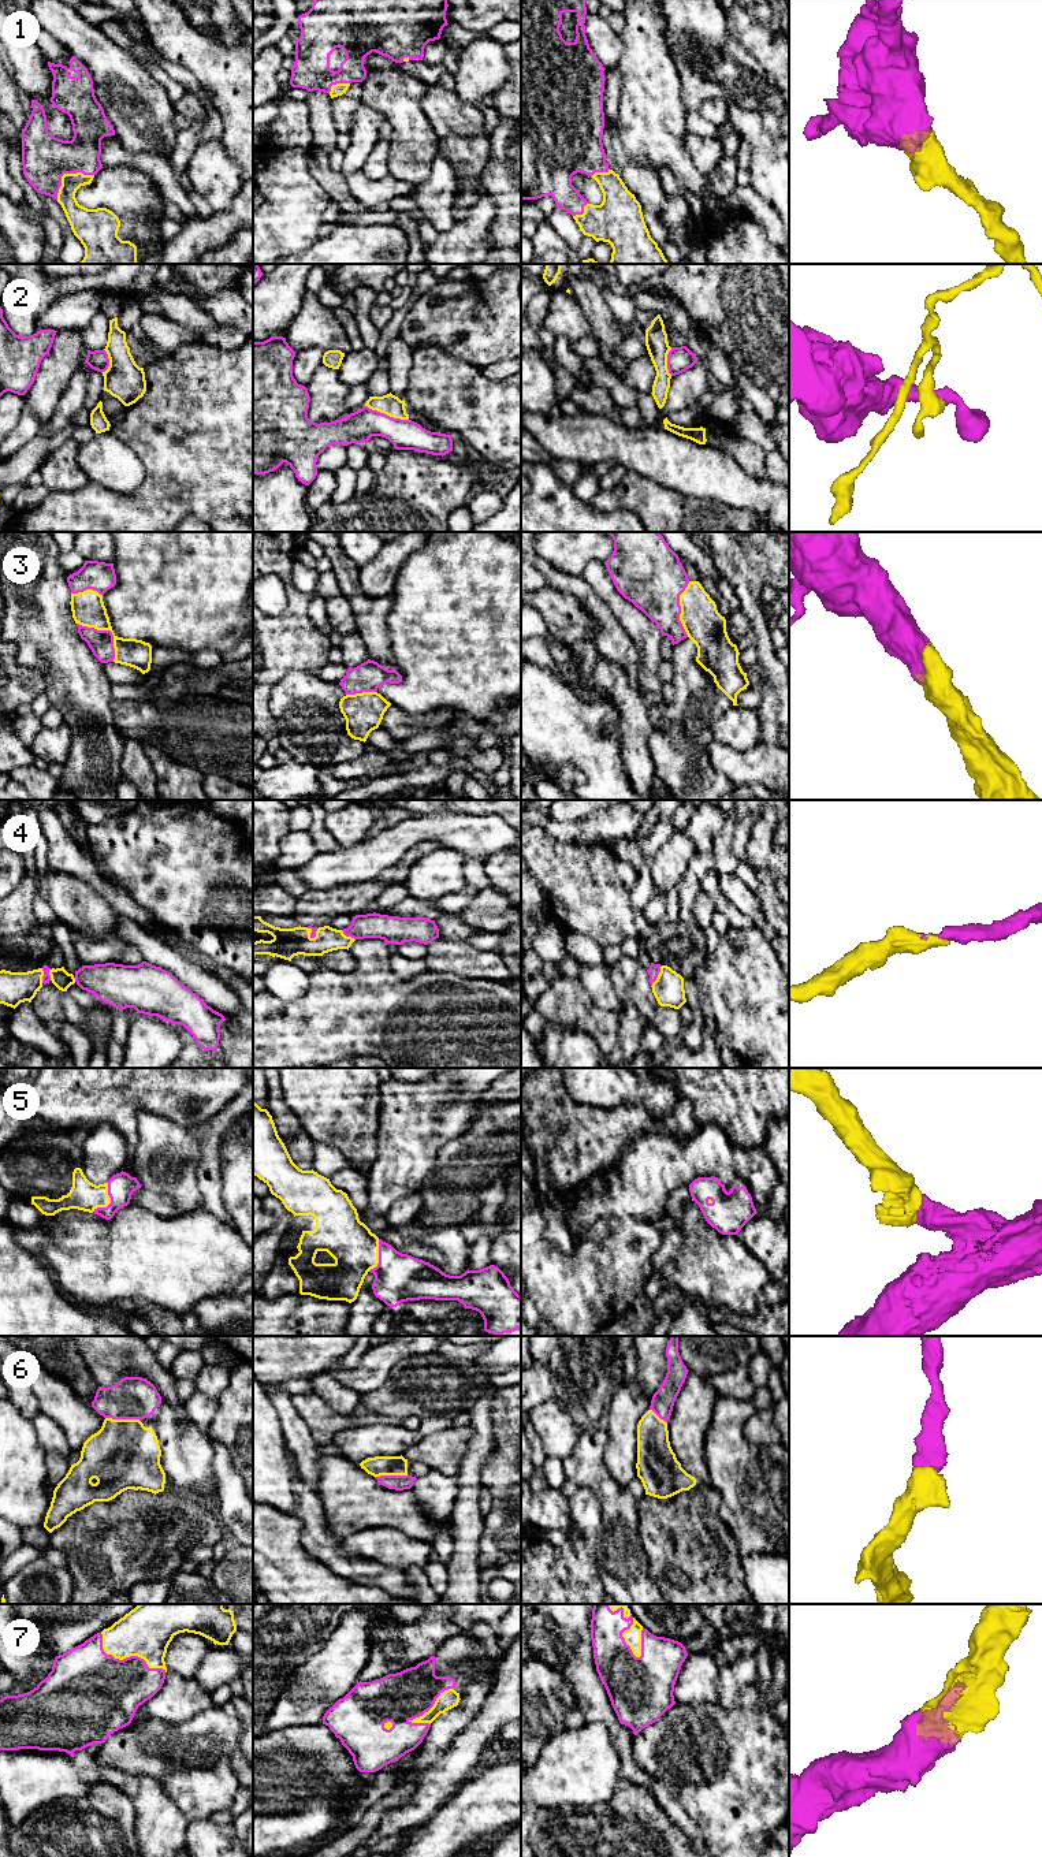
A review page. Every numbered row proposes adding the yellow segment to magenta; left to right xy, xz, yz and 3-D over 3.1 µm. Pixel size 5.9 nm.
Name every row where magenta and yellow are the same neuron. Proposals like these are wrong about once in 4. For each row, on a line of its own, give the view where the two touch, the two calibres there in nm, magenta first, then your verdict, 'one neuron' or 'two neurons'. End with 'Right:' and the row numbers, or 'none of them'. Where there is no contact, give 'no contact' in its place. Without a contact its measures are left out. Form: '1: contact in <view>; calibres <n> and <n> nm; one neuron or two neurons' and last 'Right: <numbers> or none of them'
1: contact in xy; calibres 280 and 120 nm; one neuron
2: contact in xz; calibres 190 and 120 nm; two neurons
3: contact in xy; calibres 140 and 190 nm; one neuron
4: contact in yz; calibres 70 and 180 nm; one neuron
5: contact in xy; calibres 160 and 180 nm; one neuron
6: contact in xy; calibres 260 and 400 nm; one neuron
7: contact in xy; calibres 420 and 300 nm; one neuron
Right: 1, 3, 4, 5, 6, 7

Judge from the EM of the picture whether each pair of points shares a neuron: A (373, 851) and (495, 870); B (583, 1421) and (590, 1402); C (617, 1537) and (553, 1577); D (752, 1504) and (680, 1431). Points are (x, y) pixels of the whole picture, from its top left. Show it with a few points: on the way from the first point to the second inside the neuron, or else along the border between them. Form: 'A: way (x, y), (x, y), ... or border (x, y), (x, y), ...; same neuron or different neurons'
A: border (506, 849), (486, 858); different neurons
B: way (583, 1417), (585, 1406); same neuron
C: border (595, 1563), (605, 1589); different neurons
D: border (710, 1424), (704, 1446), (709, 1484); different neurons

